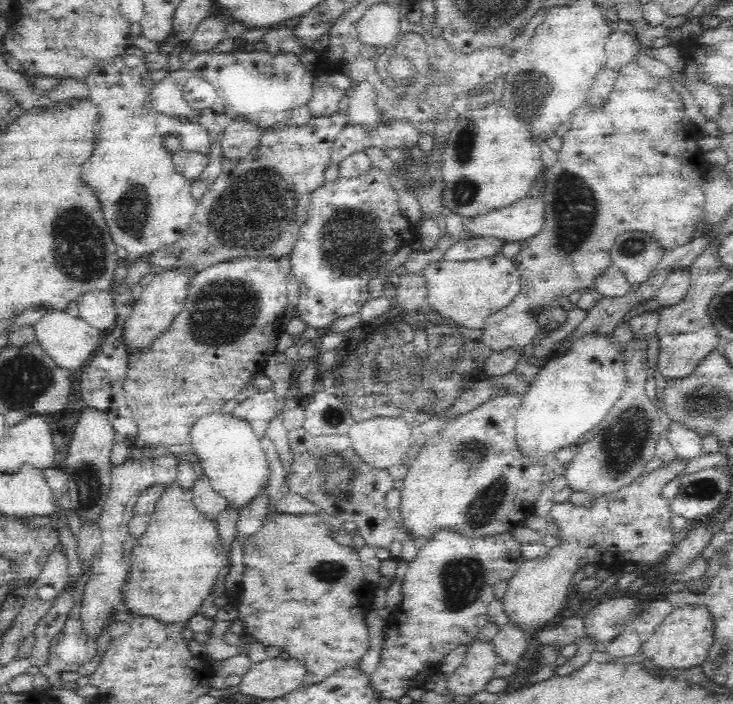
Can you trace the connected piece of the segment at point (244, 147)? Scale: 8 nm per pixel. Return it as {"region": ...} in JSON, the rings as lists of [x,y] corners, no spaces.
{"region":[[[245,120],[226,126],[220,146],[222,164],[238,164],[258,144],[261,135],[262,131]]]}

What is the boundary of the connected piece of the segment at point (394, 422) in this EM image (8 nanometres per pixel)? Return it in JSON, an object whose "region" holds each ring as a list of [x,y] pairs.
{"region":[[[402,417],[359,420],[347,433],[354,454],[368,467],[388,469],[403,463],[413,433]]]}

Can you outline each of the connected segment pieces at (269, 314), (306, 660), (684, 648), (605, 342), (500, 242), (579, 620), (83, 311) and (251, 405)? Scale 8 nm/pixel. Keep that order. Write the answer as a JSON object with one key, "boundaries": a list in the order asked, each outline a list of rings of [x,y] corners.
{"boundaries":[[[[250,257],[241,259],[226,260],[218,264],[211,264],[209,267],[203,268],[200,272],[193,273],[188,277],[185,284],[185,297],[183,305],[175,316],[170,328],[158,336],[154,340],[154,344],[150,348],[148,355],[141,355],[134,361],[129,361],[128,377],[124,384],[125,398],[127,399],[128,406],[133,414],[134,421],[137,423],[138,437],[145,440],[150,447],[157,447],[158,442],[167,444],[168,447],[184,448],[187,446],[190,439],[192,430],[200,420],[206,419],[206,416],[212,416],[221,412],[222,405],[234,399],[242,390],[246,390],[247,383],[252,376],[258,372],[264,372],[268,360],[276,352],[276,342],[278,336],[282,331],[282,320],[284,316],[284,308],[287,302],[286,278],[276,265],[276,260],[258,260]]],[[[277,515],[264,520],[262,528],[258,530],[254,536],[250,536],[250,540],[244,544],[243,549],[243,564],[244,572],[240,583],[242,592],[239,597],[239,602],[236,604],[239,610],[239,619],[242,620],[244,635],[252,641],[262,642],[267,646],[276,646],[281,652],[286,652],[290,655],[290,660],[297,662],[305,670],[302,684],[304,687],[313,687],[316,684],[324,682],[326,678],[334,676],[336,672],[346,670],[359,670],[360,661],[363,656],[370,650],[370,634],[368,633],[368,625],[366,625],[366,614],[371,608],[371,598],[377,586],[368,582],[363,575],[362,567],[360,567],[360,556],[358,550],[349,549],[348,546],[339,544],[330,535],[330,524],[324,522],[318,515]]],[[[702,606],[676,608],[664,622],[660,623],[653,633],[640,645],[639,652],[656,670],[688,670],[702,664],[706,658],[708,646],[712,642],[712,628],[708,614]]],[[[610,336],[584,338],[574,344],[570,352],[556,356],[535,376],[530,391],[515,414],[514,443],[517,456],[526,460],[544,460],[554,456],[564,446],[575,446],[576,440],[602,422],[606,411],[618,400],[622,390],[624,364],[623,354],[618,351]]],[[[480,235],[468,242],[453,244],[444,254],[444,258],[453,261],[488,260],[502,254],[507,241],[496,236]]],[[[568,617],[563,619],[560,624],[553,628],[544,629],[537,633],[538,641],[547,647],[554,647],[559,654],[555,664],[564,665],[567,658],[561,656],[561,649],[564,646],[575,642],[579,637],[584,637],[586,634],[586,626],[584,624],[584,617]]],[[[86,292],[77,300],[79,318],[99,331],[114,327],[117,312],[111,292]]],[[[274,392],[256,393],[233,408],[230,415],[234,419],[243,420],[252,429],[252,433],[262,439],[267,436],[270,419],[276,412],[277,404]]]]}

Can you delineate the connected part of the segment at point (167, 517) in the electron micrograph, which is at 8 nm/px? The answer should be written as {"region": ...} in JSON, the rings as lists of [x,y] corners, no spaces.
{"region":[[[175,482],[160,500],[148,521],[146,530],[139,536],[138,544],[130,550],[130,566],[118,589],[120,600],[126,604],[126,612],[135,617],[150,617],[164,628],[188,626],[190,618],[198,613],[198,608],[208,598],[224,568],[223,548],[219,545],[216,525],[207,520],[206,514],[199,514],[194,507],[192,492],[186,491]]]}

